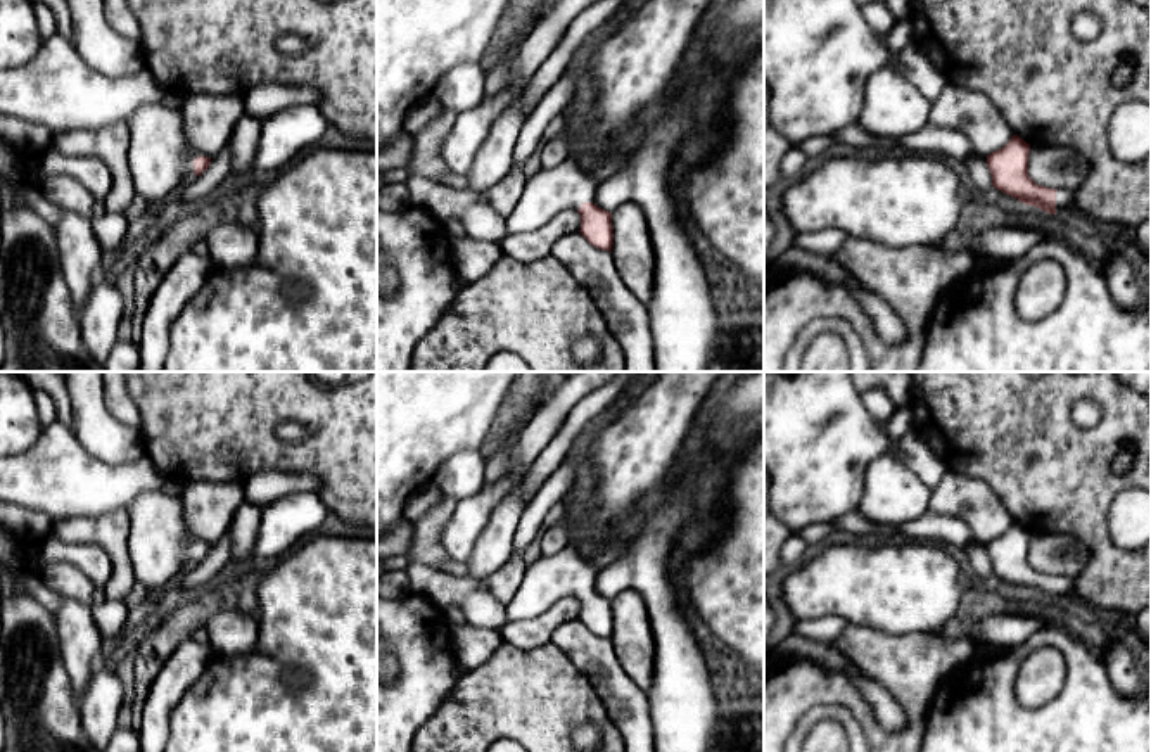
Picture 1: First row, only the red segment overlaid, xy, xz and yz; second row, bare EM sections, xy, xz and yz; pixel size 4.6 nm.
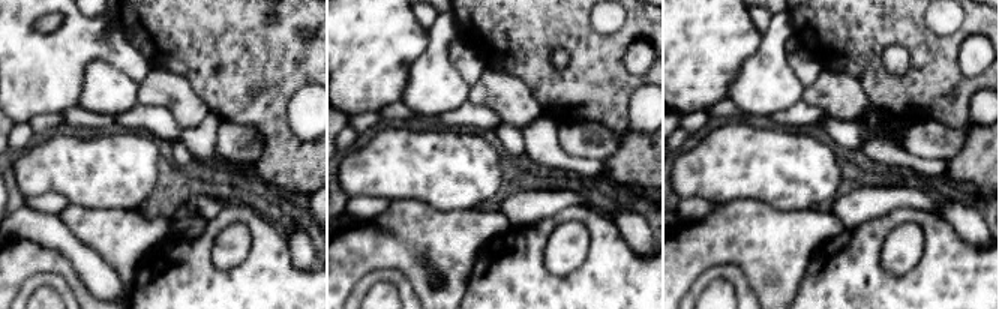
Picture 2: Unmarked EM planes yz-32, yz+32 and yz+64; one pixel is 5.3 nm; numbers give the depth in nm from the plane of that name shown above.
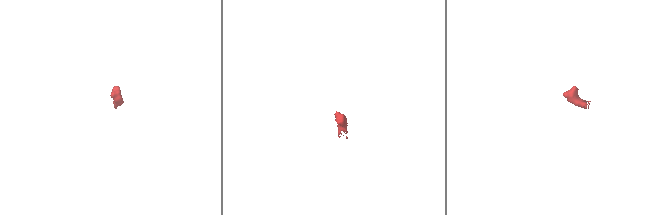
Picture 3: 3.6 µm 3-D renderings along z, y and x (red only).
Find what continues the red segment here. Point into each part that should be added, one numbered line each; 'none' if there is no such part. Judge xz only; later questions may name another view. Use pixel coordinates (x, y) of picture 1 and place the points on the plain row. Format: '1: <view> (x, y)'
1: xz (565, 574)

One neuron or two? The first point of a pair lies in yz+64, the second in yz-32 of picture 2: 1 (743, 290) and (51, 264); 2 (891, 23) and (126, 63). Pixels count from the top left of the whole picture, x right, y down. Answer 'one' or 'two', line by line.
1: two
2: two

